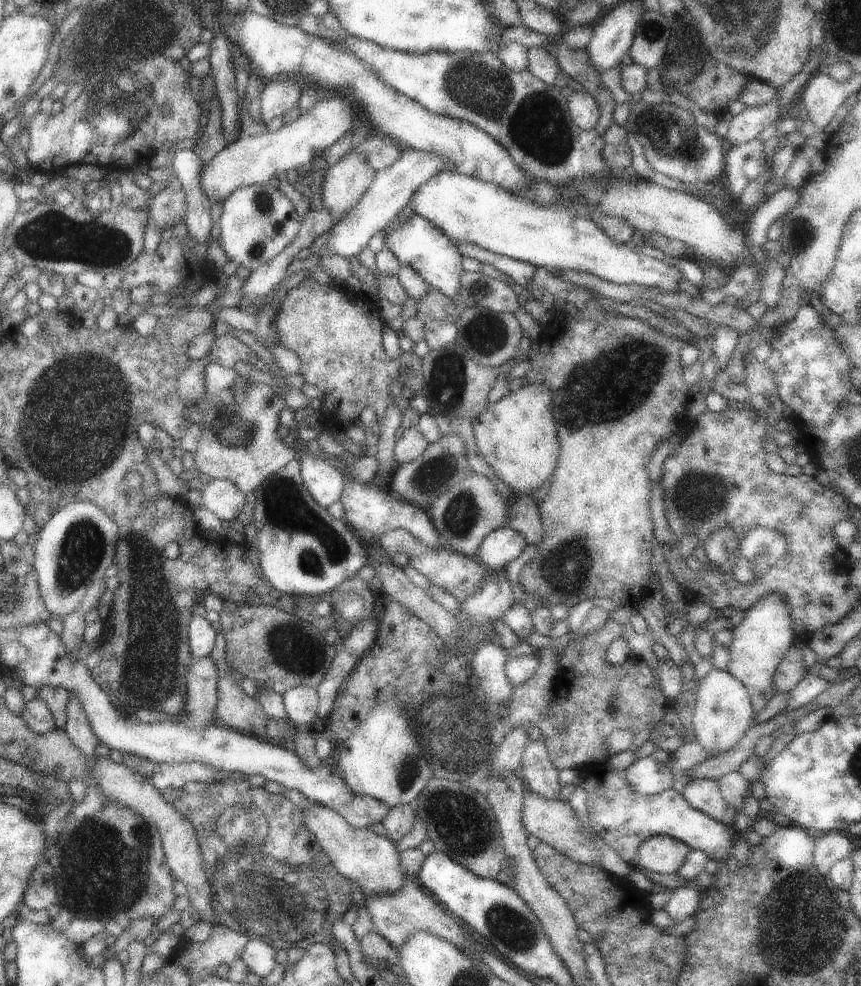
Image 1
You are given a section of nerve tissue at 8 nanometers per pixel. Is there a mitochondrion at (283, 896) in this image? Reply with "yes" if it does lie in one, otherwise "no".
yes

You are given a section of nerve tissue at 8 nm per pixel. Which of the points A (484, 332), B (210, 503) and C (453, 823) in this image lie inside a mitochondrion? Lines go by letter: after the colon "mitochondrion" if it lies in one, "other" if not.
A: mitochondrion
B: other
C: mitochondrion

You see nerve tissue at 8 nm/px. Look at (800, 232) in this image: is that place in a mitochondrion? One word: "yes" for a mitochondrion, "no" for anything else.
yes

